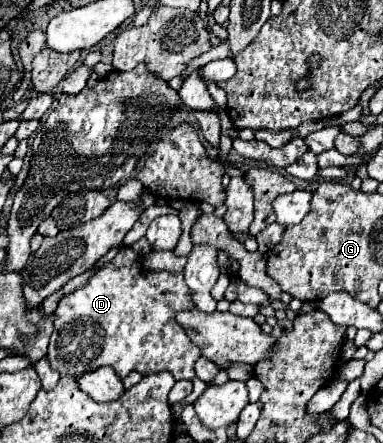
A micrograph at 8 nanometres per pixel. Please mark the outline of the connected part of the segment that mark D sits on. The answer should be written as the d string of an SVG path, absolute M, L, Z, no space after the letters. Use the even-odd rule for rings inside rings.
M123 246L111 262L93 270L91 278L81 288L59 300L47 358L51 368L55 368L61 376L77 378L83 372L91 372L91 368L111 366L119 378L125 378L133 370L143 376L167 370L173 374L175 380L195 378L193 364L201 356L201 352L199 348L195 348L195 344L191 344L181 324L175 320L177 312L195 308L191 298L192 290L187 287L183 273L145 270L141 260L141 254L133 252L129 246Z

